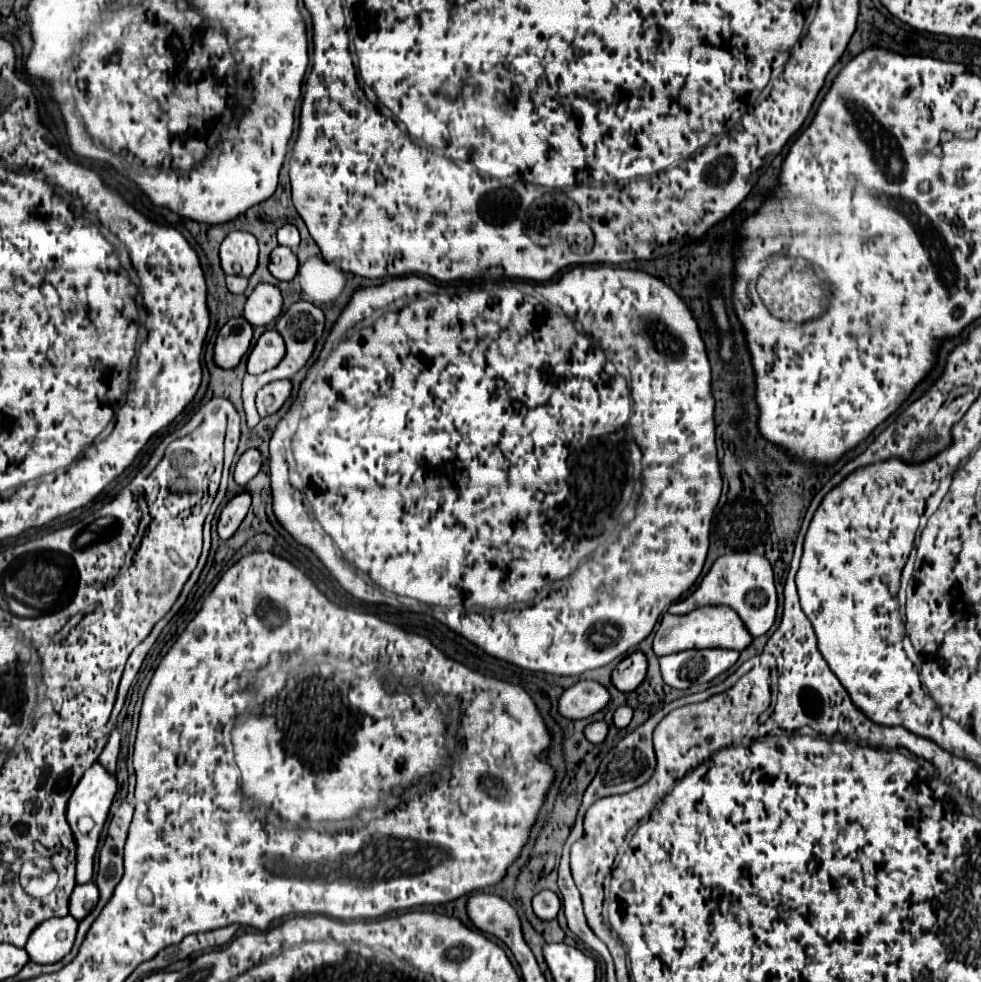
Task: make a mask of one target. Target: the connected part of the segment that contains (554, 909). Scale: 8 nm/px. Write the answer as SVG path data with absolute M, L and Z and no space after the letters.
M543 890L533 898L533 910L541 920L555 920L557 912L561 910L561 900L555 892Z

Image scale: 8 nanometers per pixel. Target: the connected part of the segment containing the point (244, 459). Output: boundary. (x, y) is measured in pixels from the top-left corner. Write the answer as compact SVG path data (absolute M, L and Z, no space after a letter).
M251 448L251 450L243 452L237 466L235 466L235 474L233 474L235 482L239 486L245 486L259 472L261 464L263 464L263 458L261 458L261 452L257 448Z

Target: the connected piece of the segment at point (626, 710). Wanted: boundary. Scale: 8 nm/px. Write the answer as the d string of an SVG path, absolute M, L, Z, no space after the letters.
M621 706L621 708L615 710L613 724L615 724L617 728L625 728L625 726L629 726L631 718L633 718L633 708L631 708L631 706Z

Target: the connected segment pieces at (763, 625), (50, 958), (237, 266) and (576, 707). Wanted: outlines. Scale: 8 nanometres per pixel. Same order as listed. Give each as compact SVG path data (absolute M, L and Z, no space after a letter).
M725 554L715 560L707 576L701 580L695 592L671 604L669 614L687 614L695 608L709 606L709 604L727 604L731 606L741 620L747 624L751 636L763 636L775 622L777 614L777 592L771 564L765 556L759 554Z
M73 916L51 918L39 924L25 946L29 958L37 964L53 964L67 956L73 948L79 922Z
M229 232L221 244L221 266L225 274L249 278L257 266L257 238L251 232Z
M581 680L563 692L559 700L559 712L565 718L589 718L603 710L611 700L609 690L595 680Z

